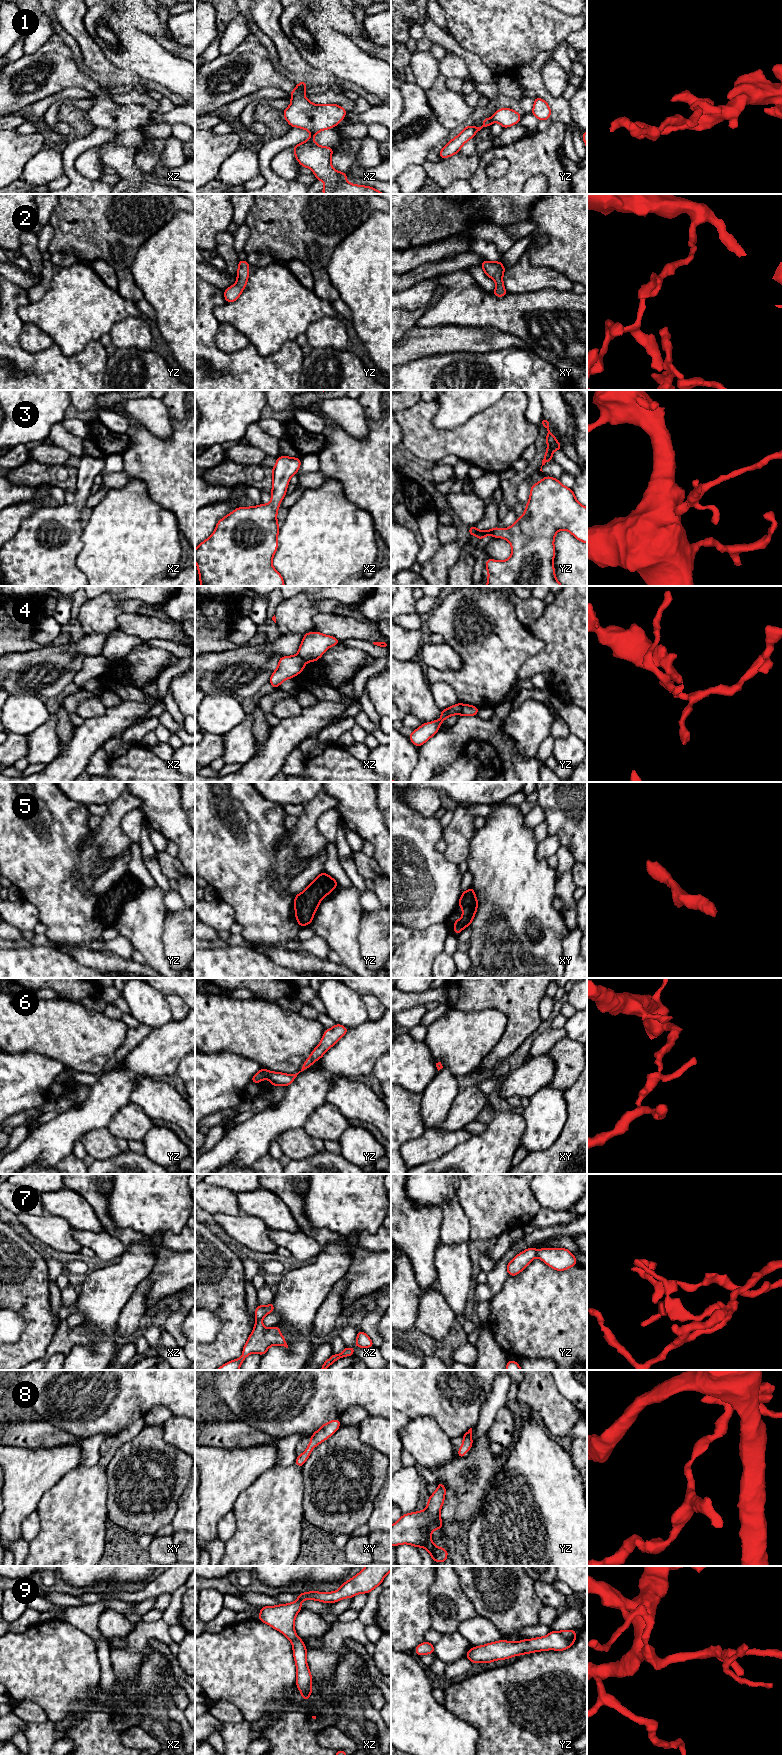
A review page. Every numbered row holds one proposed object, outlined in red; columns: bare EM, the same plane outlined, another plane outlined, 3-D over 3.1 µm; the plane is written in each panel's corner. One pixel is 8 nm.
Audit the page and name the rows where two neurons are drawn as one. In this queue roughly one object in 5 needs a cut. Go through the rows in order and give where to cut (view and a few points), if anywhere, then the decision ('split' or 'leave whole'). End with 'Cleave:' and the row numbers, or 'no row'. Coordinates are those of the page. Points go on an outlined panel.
1: no cut | leave whole
2: no cut | leave whole
3: no cut | leave whole
4: yz (461, 704), (462, 714) | split
5: no cut | leave whole
6: no cut | leave whole
7: yz (536, 1250), (537, 1255) | split
8: no cut | leave whole
9: no cut | leave whole
Cleave: 4, 7

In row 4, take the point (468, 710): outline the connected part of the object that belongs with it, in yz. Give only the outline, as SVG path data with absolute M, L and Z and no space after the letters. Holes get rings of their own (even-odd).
M462 704L462 715L475 716L478 714L479 708L473 705Z

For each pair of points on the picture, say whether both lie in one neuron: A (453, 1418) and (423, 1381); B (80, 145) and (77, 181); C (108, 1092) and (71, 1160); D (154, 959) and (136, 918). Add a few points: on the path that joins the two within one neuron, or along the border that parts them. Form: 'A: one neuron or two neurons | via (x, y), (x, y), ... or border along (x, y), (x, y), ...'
A: one neuron | via (451, 1409), (432, 1390)
B: one neuron | via (71, 154), (70, 172)
C: two neurons | border along (72, 1153), (63, 1157), (57, 1163)
D: one neuron | via (152, 949), (143, 928)

